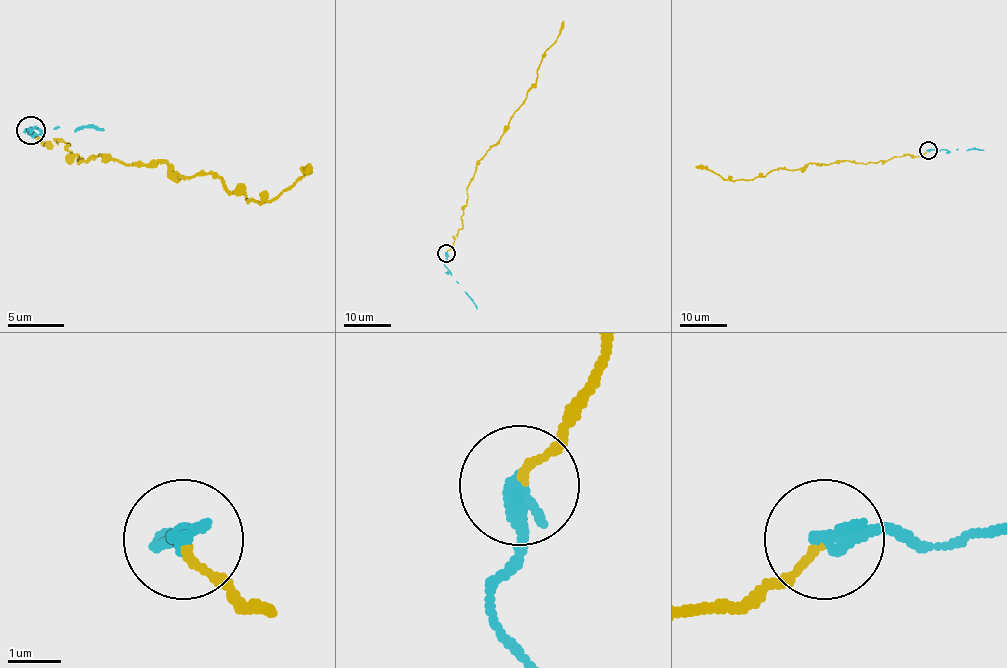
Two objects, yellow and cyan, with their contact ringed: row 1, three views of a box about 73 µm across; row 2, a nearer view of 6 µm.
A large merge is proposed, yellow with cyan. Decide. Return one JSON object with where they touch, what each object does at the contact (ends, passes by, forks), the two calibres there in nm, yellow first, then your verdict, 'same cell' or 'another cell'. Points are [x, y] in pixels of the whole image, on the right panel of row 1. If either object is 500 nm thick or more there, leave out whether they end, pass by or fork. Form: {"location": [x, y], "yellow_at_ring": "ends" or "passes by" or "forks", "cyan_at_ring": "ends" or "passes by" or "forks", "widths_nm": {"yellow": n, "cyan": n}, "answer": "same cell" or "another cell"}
{"location": [928, 150], "yellow_at_ring": "ends", "cyan_at_ring": "ends", "widths_nm": {"yellow": 130, "cyan": 320}, "answer": "same cell"}

